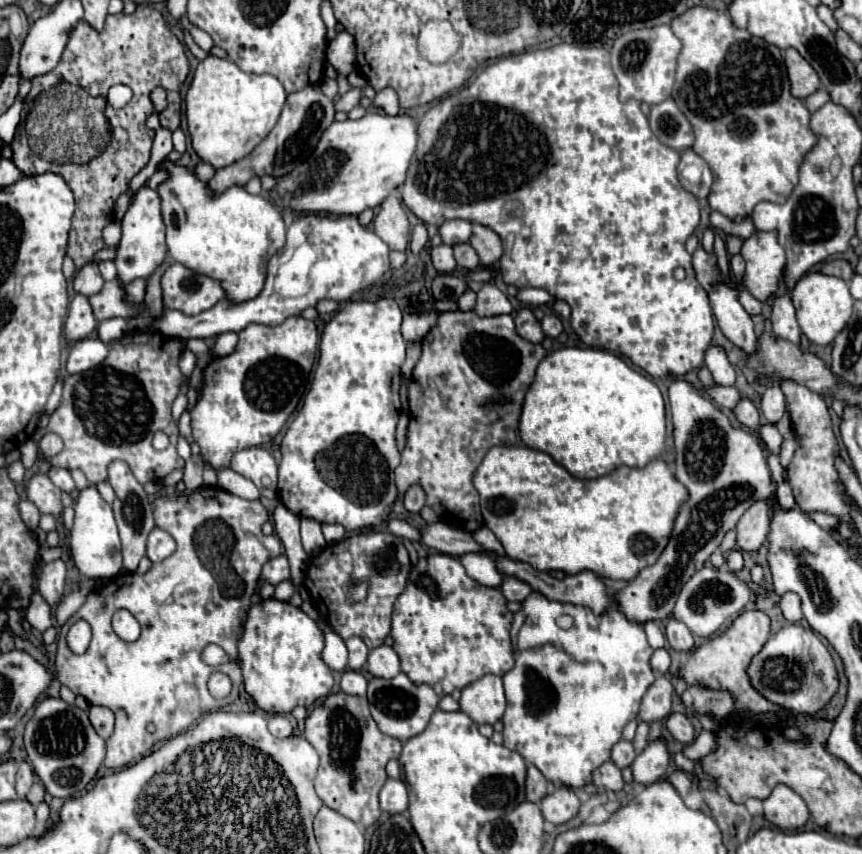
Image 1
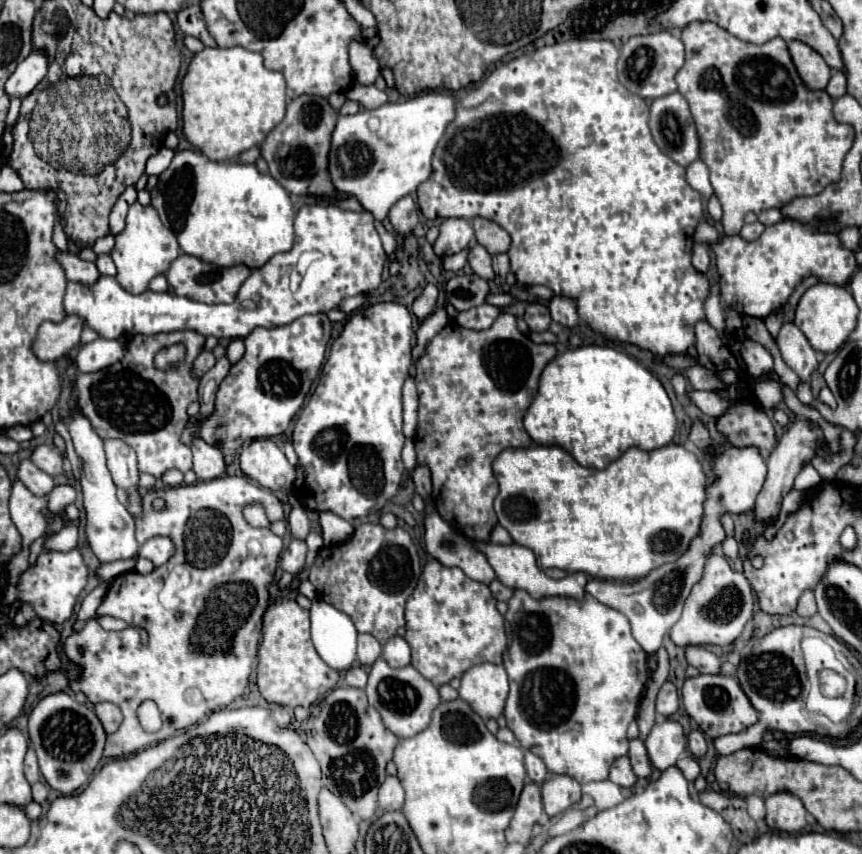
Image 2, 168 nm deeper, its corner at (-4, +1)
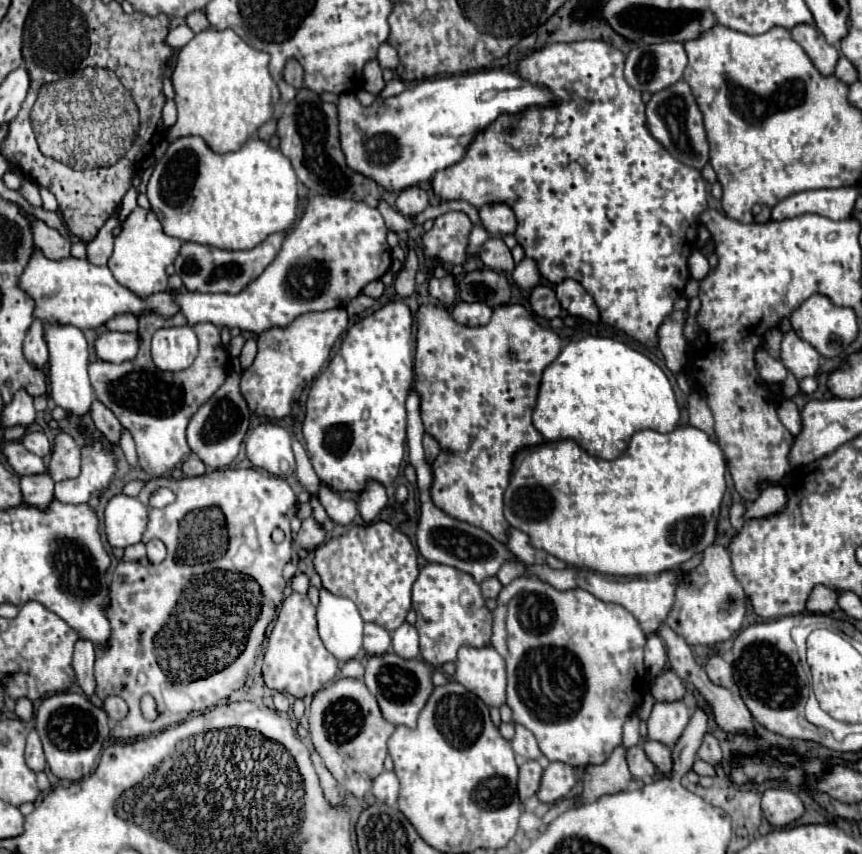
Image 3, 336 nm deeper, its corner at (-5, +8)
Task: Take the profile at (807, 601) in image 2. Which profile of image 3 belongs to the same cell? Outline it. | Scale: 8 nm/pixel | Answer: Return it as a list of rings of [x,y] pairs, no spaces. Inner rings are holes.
[[[815,586],[807,598],[807,612],[829,614],[837,606],[837,594],[827,586]]]

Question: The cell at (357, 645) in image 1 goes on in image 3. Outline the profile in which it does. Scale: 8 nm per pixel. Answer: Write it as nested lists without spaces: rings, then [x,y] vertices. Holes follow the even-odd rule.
[[[365,624],[365,638],[363,638],[363,648],[369,654],[385,654],[391,648],[391,636],[387,630],[383,630],[377,624]]]

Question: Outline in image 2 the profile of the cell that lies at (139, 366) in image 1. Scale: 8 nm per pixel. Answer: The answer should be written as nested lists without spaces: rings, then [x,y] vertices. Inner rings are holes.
[[[196,331],[134,335],[122,361],[114,363],[106,371],[78,375],[72,395],[78,401],[78,409],[86,413],[102,439],[124,439],[138,455],[138,469],[156,479],[170,469],[178,469],[182,473],[192,469],[192,453],[180,441],[180,435],[188,423],[186,409],[198,399],[198,379],[192,375],[192,365],[204,347],[204,341],[206,337]],[[180,341],[188,349],[184,363],[170,371],[158,371],[154,367],[154,355],[162,347]]]

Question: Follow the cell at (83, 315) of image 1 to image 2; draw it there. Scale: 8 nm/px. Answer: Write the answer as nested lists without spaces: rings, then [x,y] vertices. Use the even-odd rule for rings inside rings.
[[[70,315],[70,317],[66,317],[60,323],[44,321],[38,327],[38,333],[34,337],[32,353],[40,361],[58,361],[72,347],[76,347],[80,343],[82,327],[84,327],[84,323],[76,315]]]

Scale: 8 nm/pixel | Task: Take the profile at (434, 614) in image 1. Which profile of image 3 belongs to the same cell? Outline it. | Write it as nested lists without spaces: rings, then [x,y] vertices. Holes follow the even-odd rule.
[[[425,564],[413,584],[413,610],[417,614],[415,628],[419,632],[421,658],[433,668],[455,662],[461,646],[483,648],[491,644],[493,614],[485,606],[479,582],[475,582],[471,574],[459,568]]]

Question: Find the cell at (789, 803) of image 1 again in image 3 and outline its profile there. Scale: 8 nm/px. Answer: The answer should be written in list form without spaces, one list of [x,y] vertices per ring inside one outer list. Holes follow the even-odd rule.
[[[769,788],[763,792],[761,808],[771,826],[787,826],[805,812],[801,798],[789,788]]]

